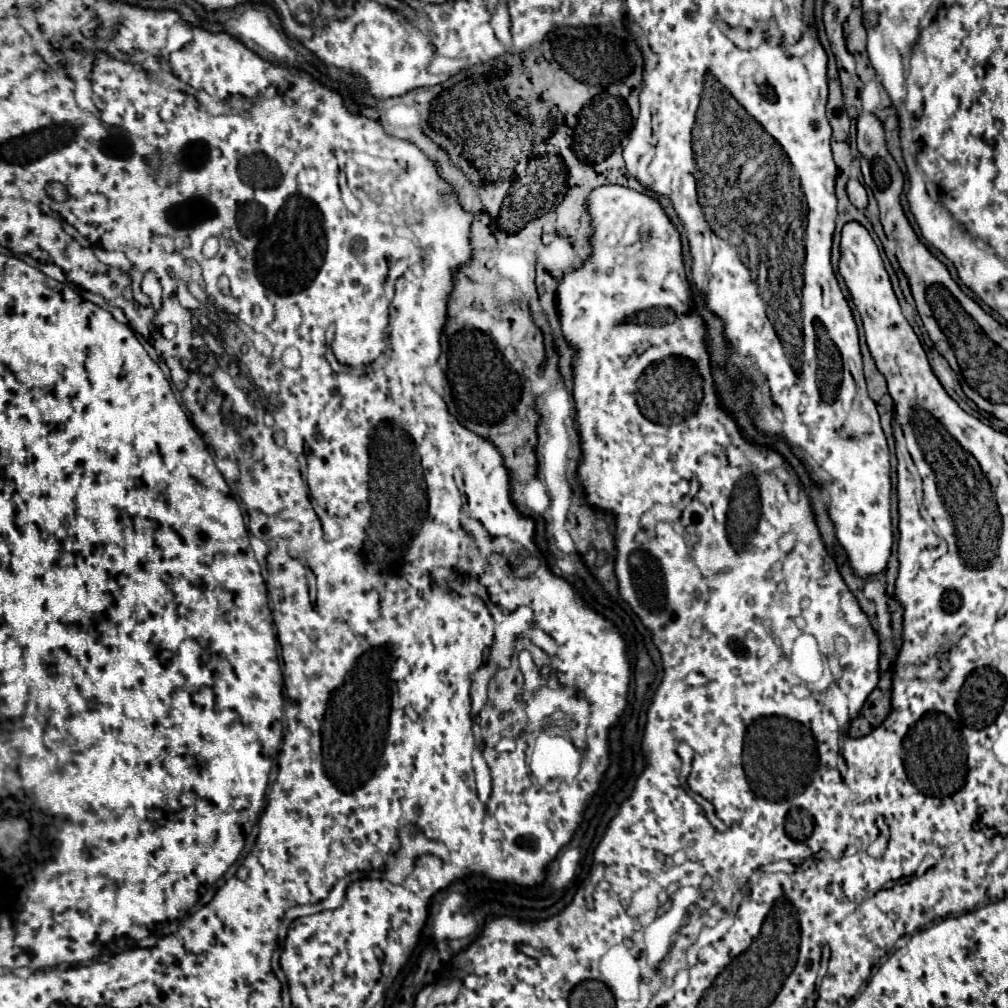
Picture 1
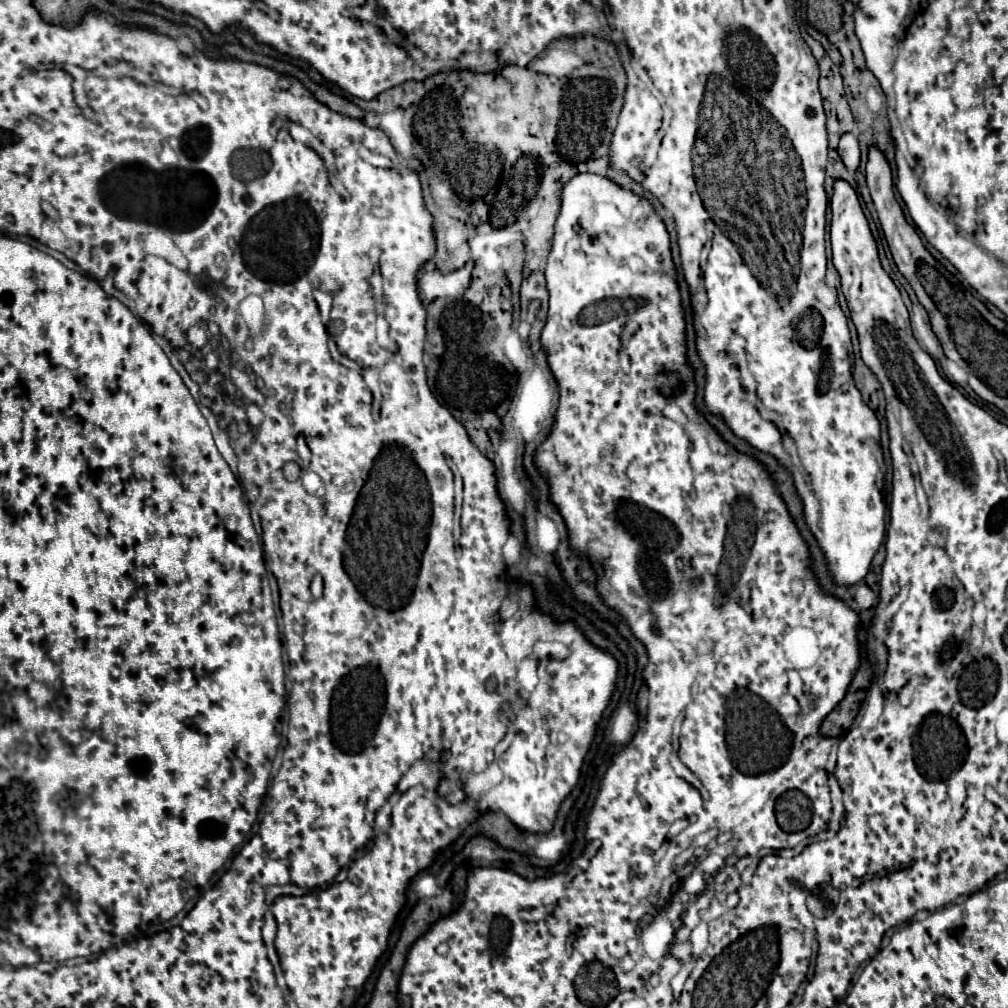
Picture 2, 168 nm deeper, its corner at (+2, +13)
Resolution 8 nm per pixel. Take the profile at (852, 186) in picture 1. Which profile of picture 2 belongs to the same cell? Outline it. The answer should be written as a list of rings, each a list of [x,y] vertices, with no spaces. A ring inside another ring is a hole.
[[[852,133],[842,135],[840,145],[838,145],[838,153],[840,153],[848,171],[854,173],[860,167],[860,147],[858,147],[858,139]]]

